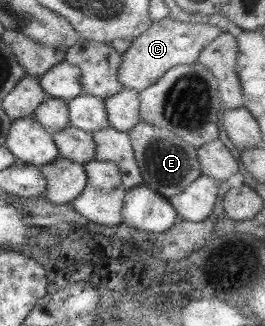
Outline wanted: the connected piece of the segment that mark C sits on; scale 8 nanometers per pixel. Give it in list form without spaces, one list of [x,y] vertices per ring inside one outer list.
[[[169,16],[152,23],[129,45],[129,48],[121,55],[121,62],[117,71],[118,81],[123,88],[131,90],[143,90],[151,86],[165,74],[166,70],[177,65],[193,64],[196,62],[199,51],[205,48],[220,32],[209,22],[179,22]]]

